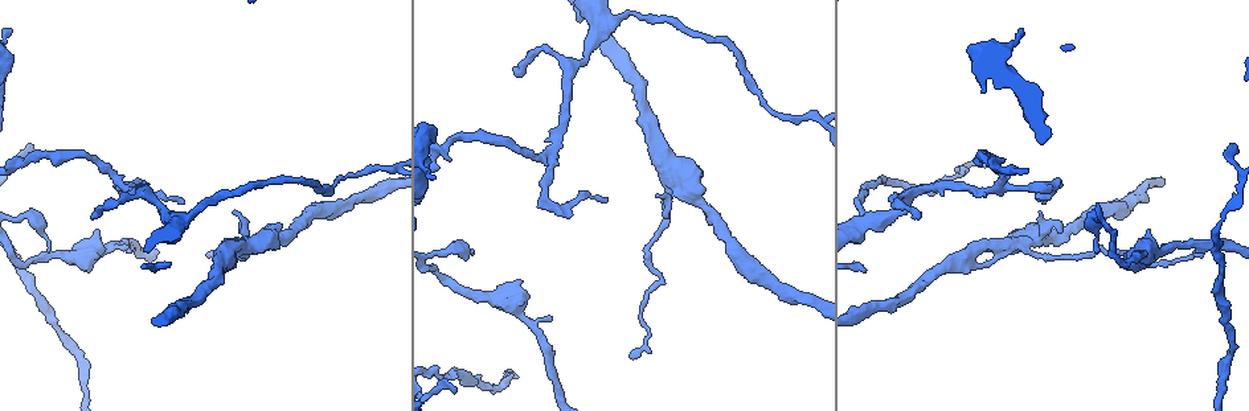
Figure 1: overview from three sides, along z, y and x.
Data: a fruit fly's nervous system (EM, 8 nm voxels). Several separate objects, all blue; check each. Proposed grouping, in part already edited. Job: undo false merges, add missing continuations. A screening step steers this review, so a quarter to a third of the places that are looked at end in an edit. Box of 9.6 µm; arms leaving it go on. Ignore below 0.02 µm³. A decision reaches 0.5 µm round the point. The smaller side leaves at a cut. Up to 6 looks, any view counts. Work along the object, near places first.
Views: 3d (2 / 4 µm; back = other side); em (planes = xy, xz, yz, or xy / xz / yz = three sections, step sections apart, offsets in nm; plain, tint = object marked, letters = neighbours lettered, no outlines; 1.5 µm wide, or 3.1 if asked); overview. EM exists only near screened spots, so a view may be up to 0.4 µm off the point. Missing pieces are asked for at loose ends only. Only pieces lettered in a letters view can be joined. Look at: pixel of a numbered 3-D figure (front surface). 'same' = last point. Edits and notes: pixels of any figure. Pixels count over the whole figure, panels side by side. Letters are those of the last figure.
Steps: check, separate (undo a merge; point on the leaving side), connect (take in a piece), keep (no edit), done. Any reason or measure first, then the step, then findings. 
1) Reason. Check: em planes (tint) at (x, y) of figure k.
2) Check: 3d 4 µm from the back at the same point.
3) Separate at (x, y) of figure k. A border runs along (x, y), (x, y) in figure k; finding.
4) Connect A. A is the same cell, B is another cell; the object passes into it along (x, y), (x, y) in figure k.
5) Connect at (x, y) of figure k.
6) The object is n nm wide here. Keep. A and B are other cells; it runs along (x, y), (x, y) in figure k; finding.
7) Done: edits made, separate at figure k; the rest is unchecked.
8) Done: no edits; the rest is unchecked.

Branch stops here. Check: em planes (tint) at (129, 246) of figure 1.

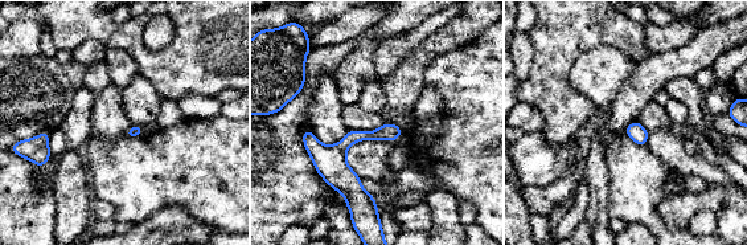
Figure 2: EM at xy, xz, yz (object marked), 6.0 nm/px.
What lies round it. Check: em planes (letters) at the same point.

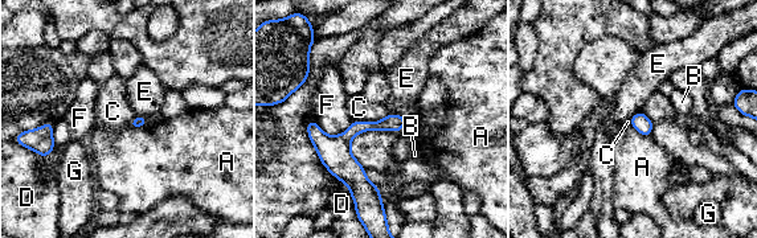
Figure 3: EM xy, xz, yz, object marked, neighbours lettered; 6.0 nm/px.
The longest contact is with C, 240 nm. Keep. A, B, C, D, E, F and G are other cells; none of them fits.

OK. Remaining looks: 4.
Branch stops here. Check: em yz step 8 (tint) at (453, 387) of figure 1.

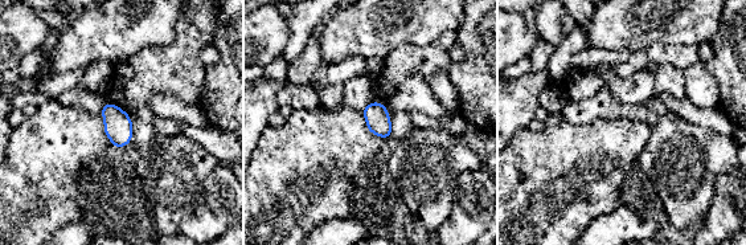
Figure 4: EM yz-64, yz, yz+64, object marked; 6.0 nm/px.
Another direction. Check: em planes (letters) at the same point.

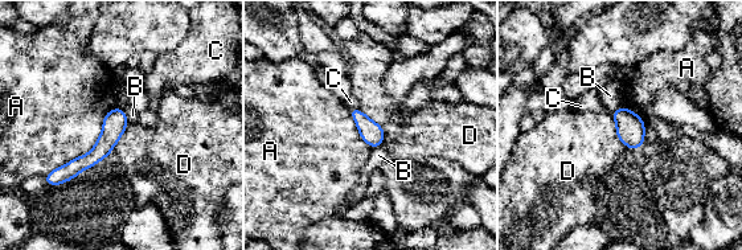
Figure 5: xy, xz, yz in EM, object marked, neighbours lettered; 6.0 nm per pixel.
Keep. A, B, C and D are other cells; it runs along (119, 113), (105, 144), (57, 179) in figure 5; none of them fits.

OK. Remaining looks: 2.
Tapers out. Check: em xy step 4 (letters) at (11, 31) of figure 1.

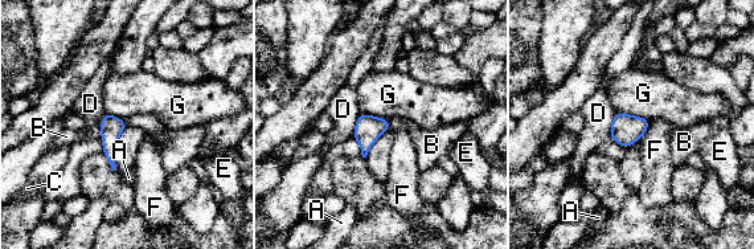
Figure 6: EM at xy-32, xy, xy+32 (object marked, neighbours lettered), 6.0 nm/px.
Keep. A, B, C, D, E, F and G are other cells; a border runs along (650, 121), (646, 131), (638, 139) in figure 6; no lettered piece goes on from it.

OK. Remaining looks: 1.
Done: no edits; the rest is unchecked.

